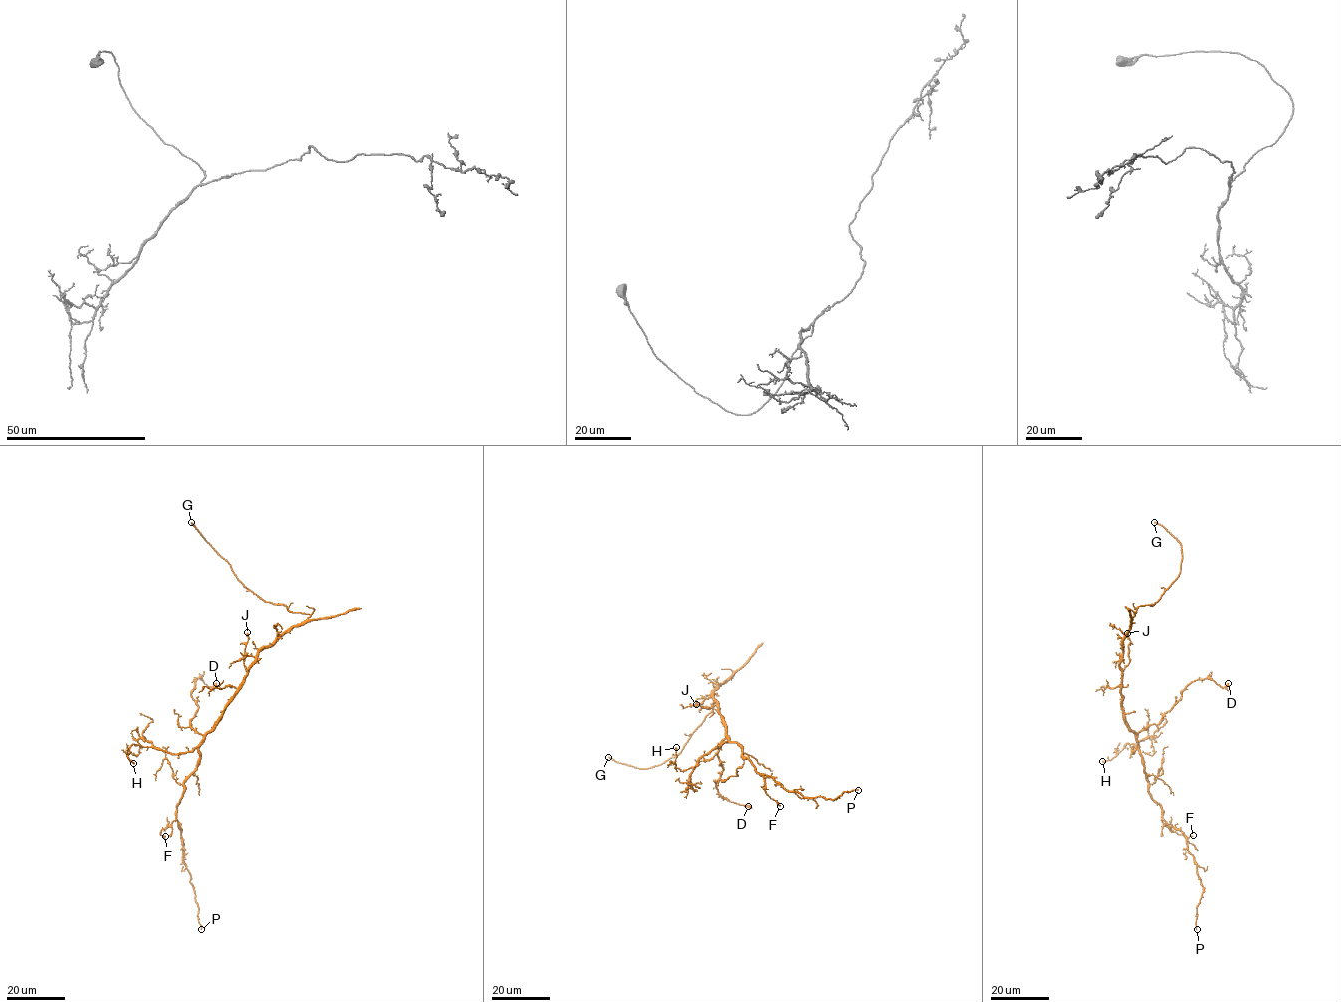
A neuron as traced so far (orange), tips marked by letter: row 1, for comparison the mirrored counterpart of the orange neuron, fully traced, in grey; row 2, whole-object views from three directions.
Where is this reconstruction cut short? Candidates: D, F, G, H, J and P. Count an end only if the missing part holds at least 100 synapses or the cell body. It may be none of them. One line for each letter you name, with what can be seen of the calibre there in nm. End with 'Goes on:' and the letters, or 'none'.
G: 240 nm
Goes on: G

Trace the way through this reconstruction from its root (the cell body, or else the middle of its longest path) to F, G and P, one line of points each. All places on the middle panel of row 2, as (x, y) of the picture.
F: (716, 704), (729, 741), (741, 745), (744, 757), (764, 774), (764, 789), (780, 806)
G: (716, 704), (712, 695), (733, 674), (716, 688), (714, 709), (676, 756), (648, 768), (608, 757)
P: (716, 704), (729, 741), (741, 745), (744, 757), (759, 774), (808, 797), (835, 799), (858, 790)

